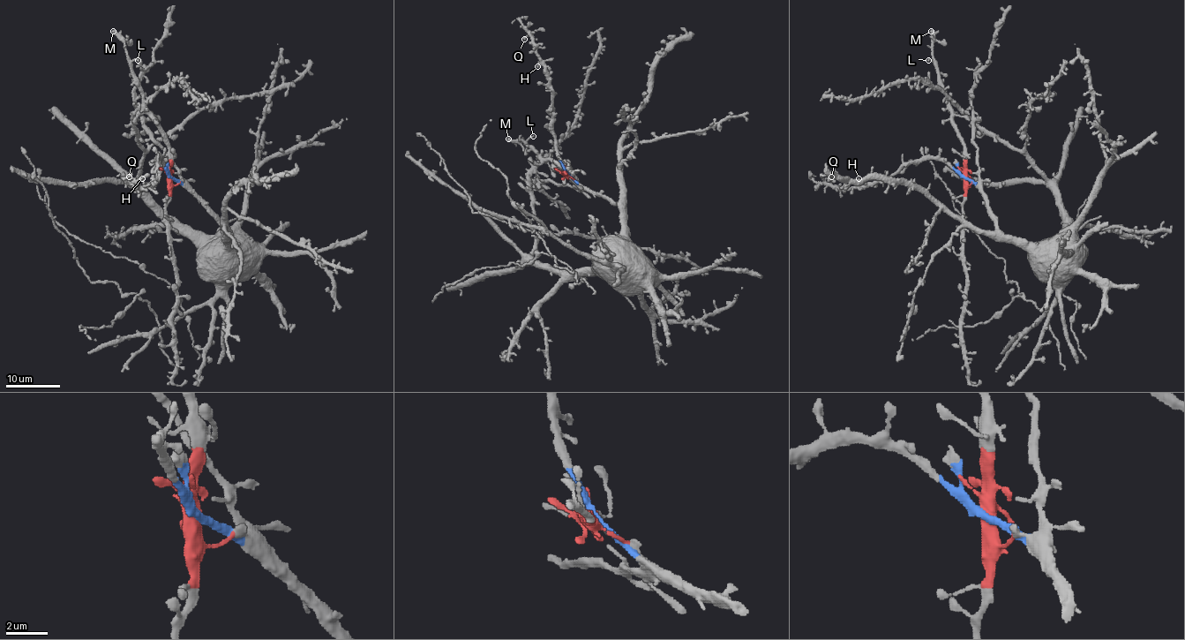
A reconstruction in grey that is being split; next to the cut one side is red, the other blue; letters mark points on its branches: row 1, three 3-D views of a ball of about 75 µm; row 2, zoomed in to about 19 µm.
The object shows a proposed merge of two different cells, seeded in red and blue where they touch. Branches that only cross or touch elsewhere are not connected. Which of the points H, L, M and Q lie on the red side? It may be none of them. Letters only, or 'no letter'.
L, M

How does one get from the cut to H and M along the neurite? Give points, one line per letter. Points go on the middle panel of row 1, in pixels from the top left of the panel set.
H: (566, 173), (555, 142), (553, 96), (549, 78), (543, 65), (537, 66)
M: (566, 173), (553, 161), (545, 161), (523, 140), (510, 140), (507, 138)

